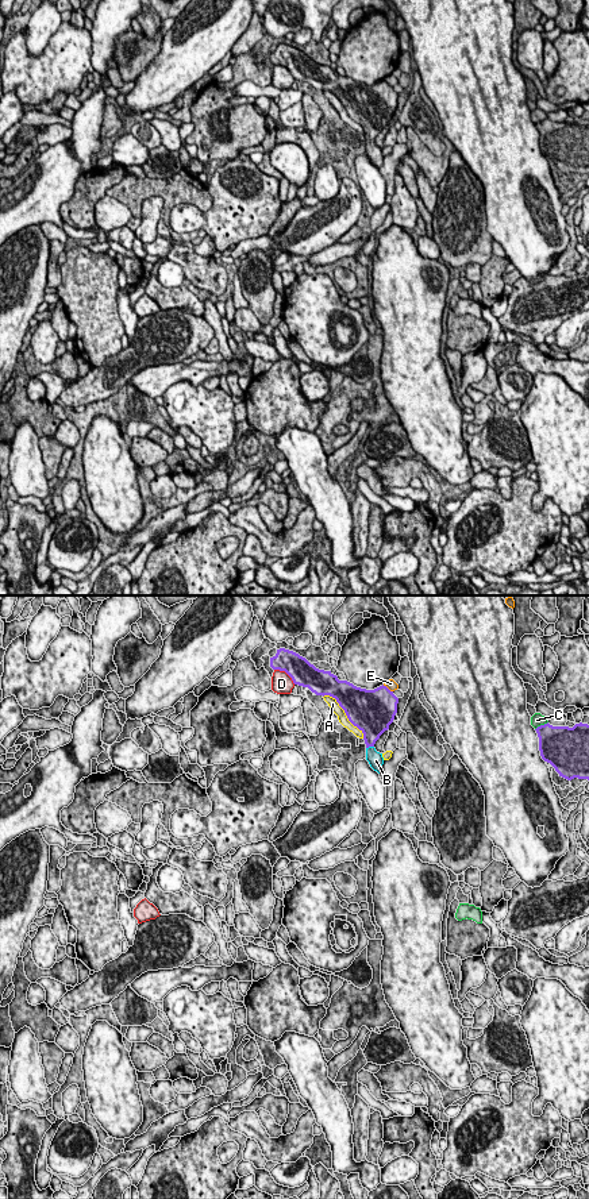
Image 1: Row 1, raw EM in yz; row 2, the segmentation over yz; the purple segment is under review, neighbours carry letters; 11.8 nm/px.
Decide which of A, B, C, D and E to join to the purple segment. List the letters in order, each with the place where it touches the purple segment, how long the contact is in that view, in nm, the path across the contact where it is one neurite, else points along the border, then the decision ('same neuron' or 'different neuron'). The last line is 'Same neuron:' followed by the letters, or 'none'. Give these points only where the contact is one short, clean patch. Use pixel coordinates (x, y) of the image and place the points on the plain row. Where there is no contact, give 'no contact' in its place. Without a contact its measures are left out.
A: meets purple in yz at (345, 107); contact 700 nm long; different neuron
B: meets purple in yz at (369, 141); contact 100 nm long; runs through yz (373, 120), (369, 141), (370, 149), (376, 155); same neuron
C: meets purple in yz at (541, 120); contact 190 nm long; different neuron
D: meets purple in yz at (285, 66); contact 320 nm long; different neuron
E: meets purple in yz at (387, 83); contact 150 nm long; different neuron
Same neuron: B

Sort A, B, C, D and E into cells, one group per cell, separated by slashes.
A / B / C / D / E

